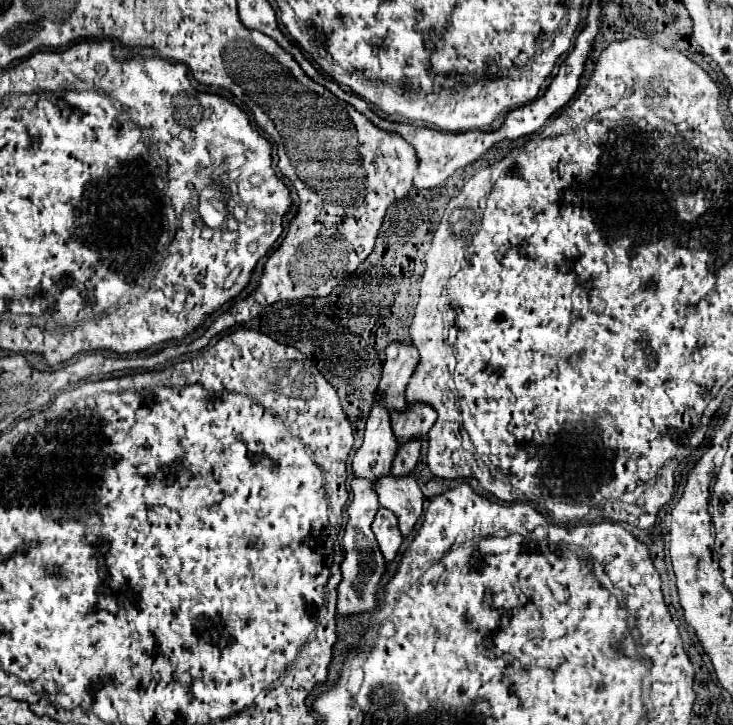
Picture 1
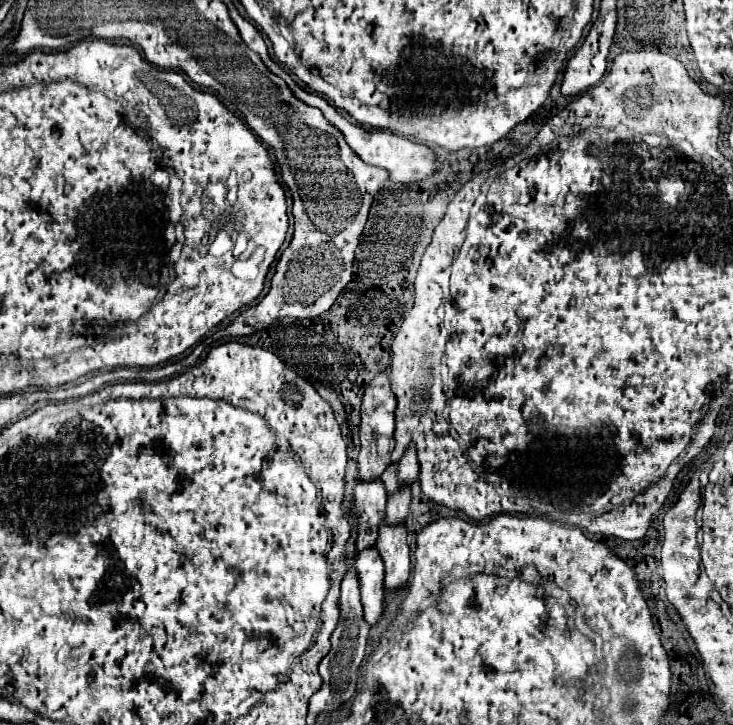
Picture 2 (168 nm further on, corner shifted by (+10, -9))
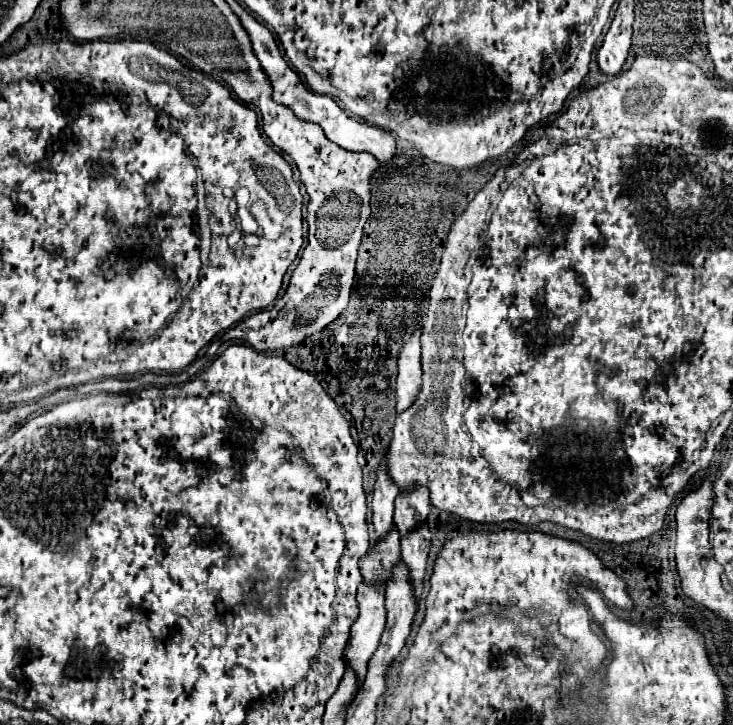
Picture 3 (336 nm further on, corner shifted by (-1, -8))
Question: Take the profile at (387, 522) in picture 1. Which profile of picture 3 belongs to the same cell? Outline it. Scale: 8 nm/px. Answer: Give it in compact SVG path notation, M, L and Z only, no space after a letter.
M362 583L356 595L356 601L358 601L360 615L350 627L348 645L344 649L344 661L356 673L356 679L358 679L356 693L358 693L368 671L368 661L378 649L380 635L384 631L384 621L386 621L384 589L372 589L370 585Z

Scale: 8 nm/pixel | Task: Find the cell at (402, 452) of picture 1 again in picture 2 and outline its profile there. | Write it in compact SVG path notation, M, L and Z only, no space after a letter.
M401 484L395 492L387 496L387 522L391 524L405 522L409 514L409 502L411 502L411 488L407 484Z

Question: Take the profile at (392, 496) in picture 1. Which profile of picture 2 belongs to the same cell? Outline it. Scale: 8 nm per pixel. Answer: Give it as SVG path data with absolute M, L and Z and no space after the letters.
M381 522L377 536L377 550L385 562L385 588L399 588L409 578L409 544L407 526Z

